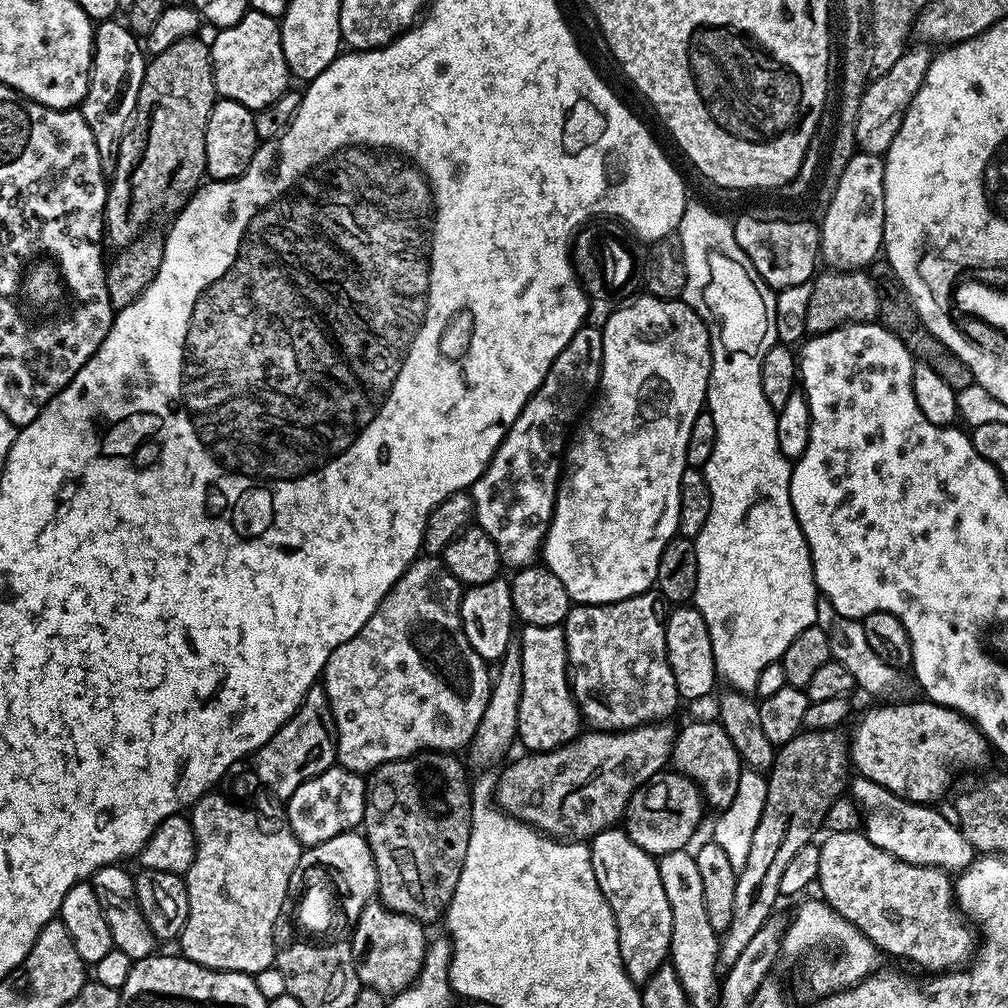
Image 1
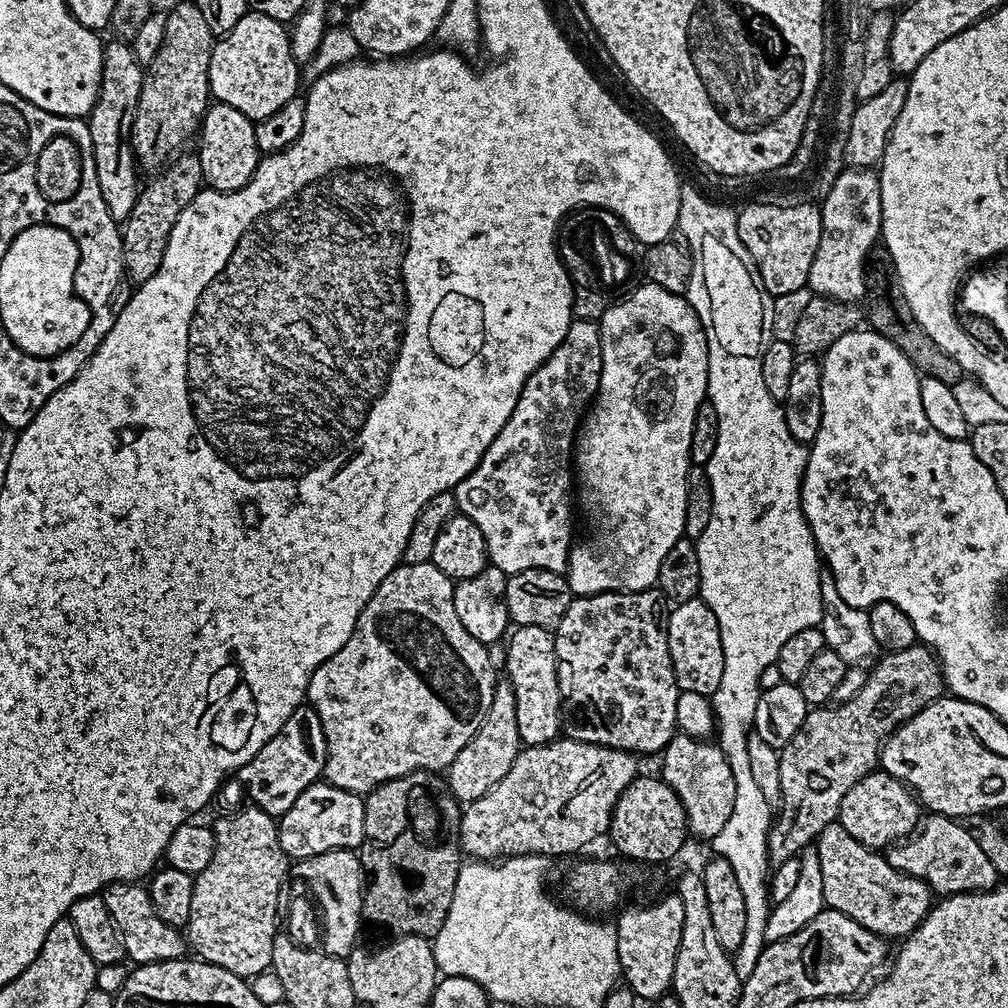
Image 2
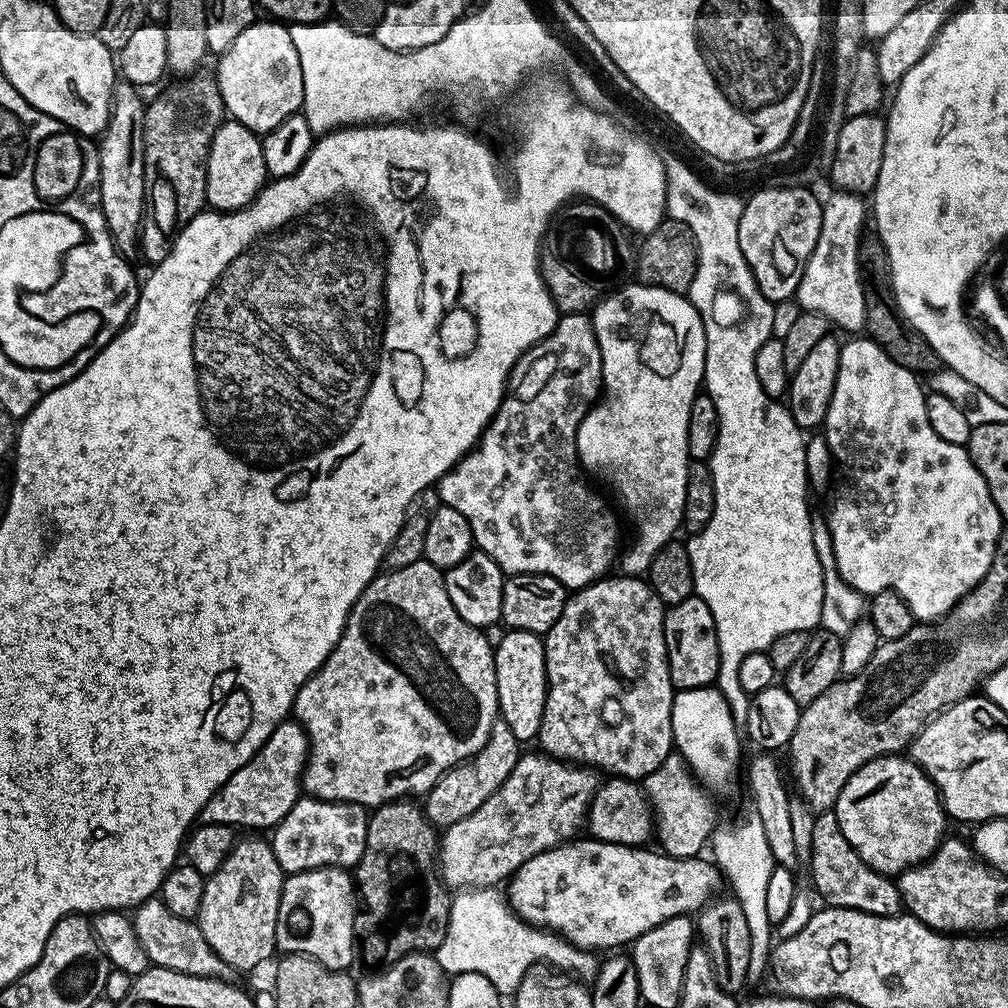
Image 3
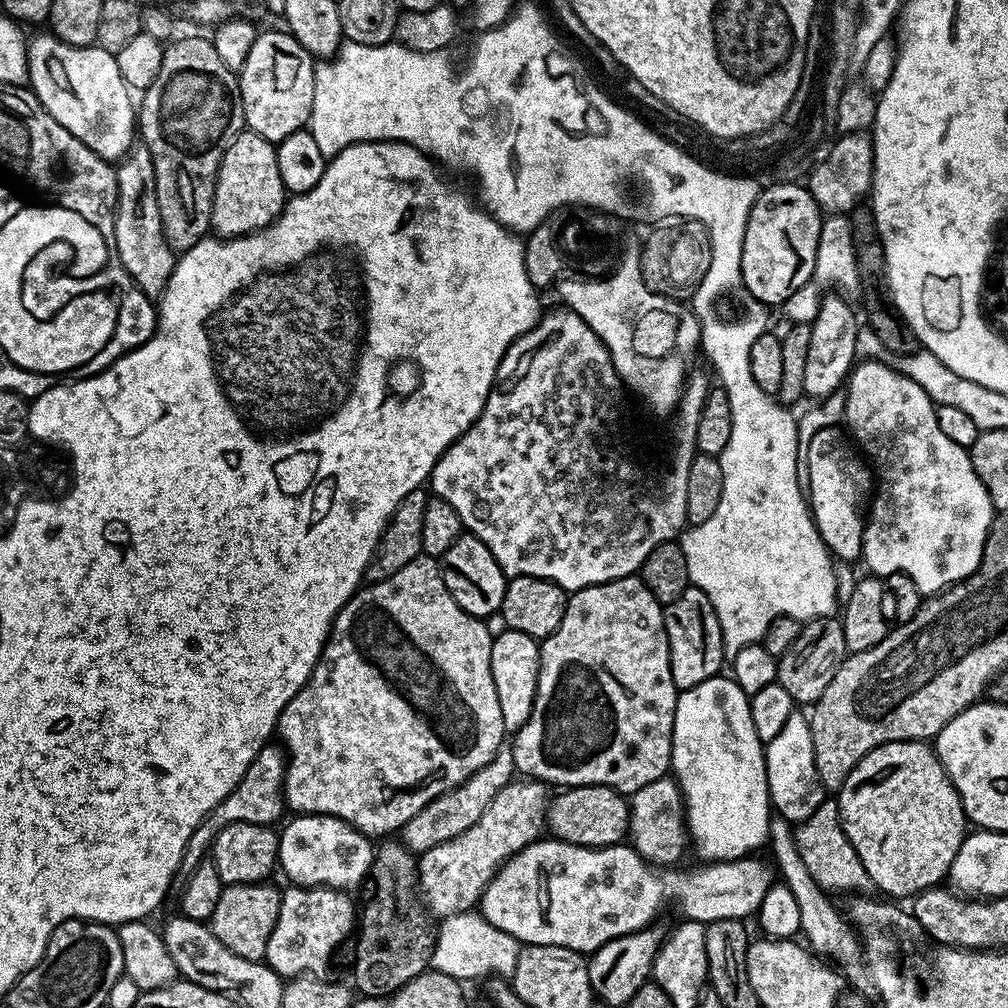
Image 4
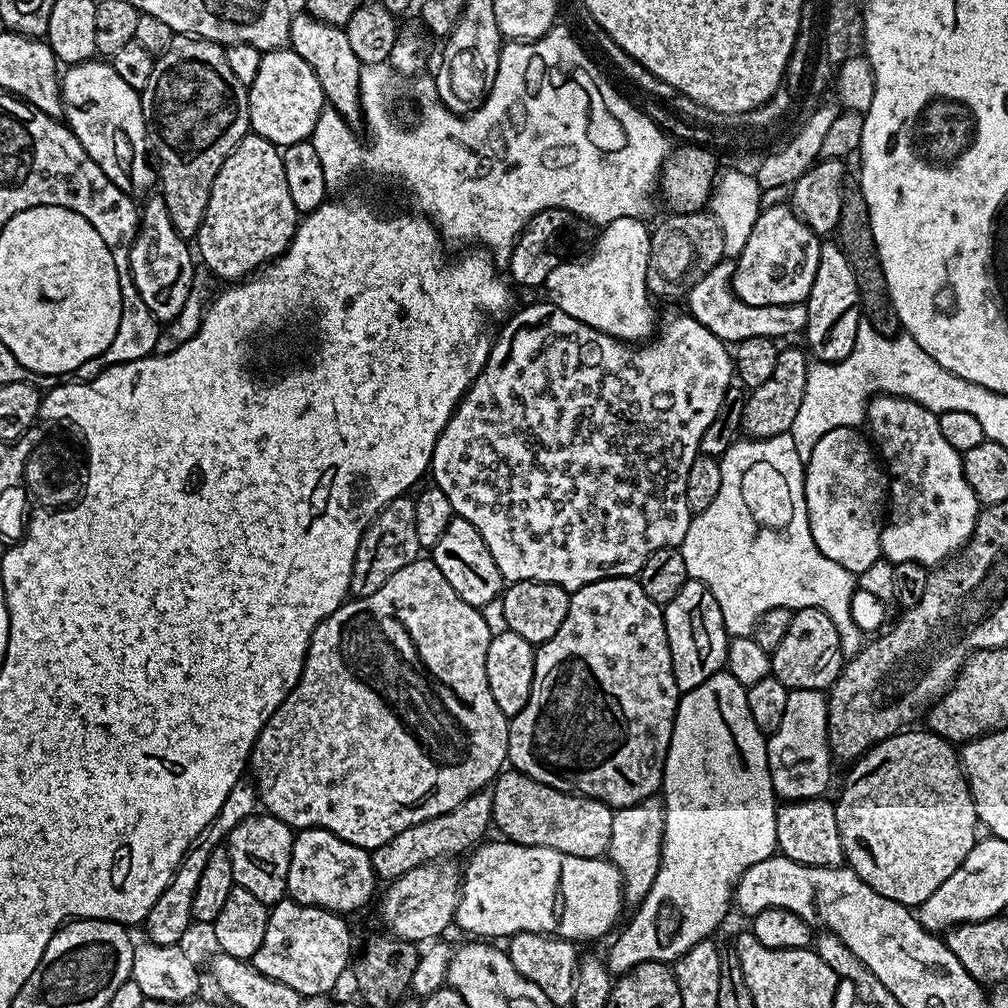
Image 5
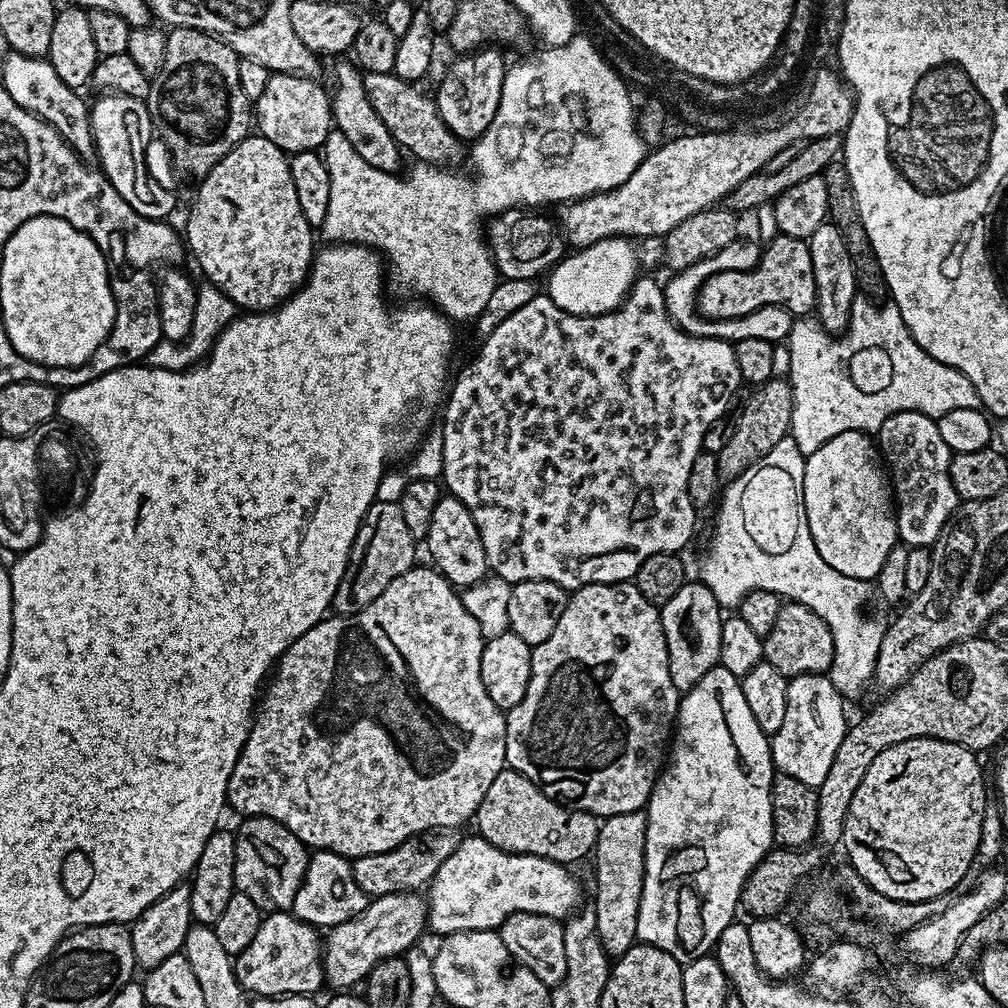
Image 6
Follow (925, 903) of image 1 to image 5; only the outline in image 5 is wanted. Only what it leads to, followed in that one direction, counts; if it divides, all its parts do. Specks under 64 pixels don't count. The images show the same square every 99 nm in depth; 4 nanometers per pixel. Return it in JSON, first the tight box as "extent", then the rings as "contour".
{"extent":[776,798,845,868],"contour":[[[828,798],[789,800],[776,809],[776,846],[779,855],[806,866],[838,868],[845,863],[835,803]]]}

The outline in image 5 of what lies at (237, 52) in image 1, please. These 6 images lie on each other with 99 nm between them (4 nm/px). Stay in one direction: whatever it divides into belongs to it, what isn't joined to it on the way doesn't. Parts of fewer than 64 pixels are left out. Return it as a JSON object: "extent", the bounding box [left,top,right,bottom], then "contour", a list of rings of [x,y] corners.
{"extent":[247,46,326,150],"contour":[[[288,46],[261,55],[258,74],[254,82],[247,85],[247,90],[251,131],[281,150],[309,139],[326,107],[318,74],[310,70],[310,62],[306,62],[306,58],[302,58]]]}

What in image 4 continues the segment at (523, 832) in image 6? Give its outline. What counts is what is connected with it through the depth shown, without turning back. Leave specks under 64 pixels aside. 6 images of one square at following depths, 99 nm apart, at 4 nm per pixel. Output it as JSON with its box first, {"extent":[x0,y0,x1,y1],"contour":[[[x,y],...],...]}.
{"extent":[546,784,629,848],"contour":[[[587,784],[584,788],[557,792],[560,793],[551,797],[546,817],[547,831],[555,839],[587,848],[608,848],[627,837],[629,801],[625,793],[615,792],[610,786],[601,784]]]}

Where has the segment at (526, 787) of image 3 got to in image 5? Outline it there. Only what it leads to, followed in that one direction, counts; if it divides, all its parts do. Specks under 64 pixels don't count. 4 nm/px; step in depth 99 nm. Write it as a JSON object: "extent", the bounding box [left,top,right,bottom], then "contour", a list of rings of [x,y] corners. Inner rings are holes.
{"extent":[379,858,462,941],"contour":[[[445,858],[434,864],[423,864],[414,870],[406,870],[398,879],[391,881],[379,897],[380,920],[387,931],[400,940],[435,941],[456,919],[456,907],[460,901],[462,872],[455,868],[451,859]],[[436,936],[436,937],[435,937]]]}

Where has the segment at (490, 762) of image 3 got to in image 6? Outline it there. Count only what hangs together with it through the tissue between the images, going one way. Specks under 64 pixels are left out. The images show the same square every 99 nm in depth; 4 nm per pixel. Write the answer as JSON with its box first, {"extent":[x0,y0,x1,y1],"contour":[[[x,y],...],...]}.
{"extent":[352,830,461,898],"contour":[[[452,830],[421,832],[419,836],[411,836],[406,842],[394,846],[394,850],[355,857],[352,860],[354,878],[369,898],[423,889],[431,884],[434,874],[438,874],[438,866],[442,866],[460,845],[461,837],[456,835]]]}

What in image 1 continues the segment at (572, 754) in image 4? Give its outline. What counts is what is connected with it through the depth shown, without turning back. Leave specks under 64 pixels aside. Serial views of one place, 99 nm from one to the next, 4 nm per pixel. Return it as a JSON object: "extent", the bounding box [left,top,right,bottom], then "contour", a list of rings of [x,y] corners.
{"extent":[563,590,681,732],"contour":[[[649,590],[609,604],[578,604],[569,607],[563,622],[568,651],[568,679],[581,717],[601,732],[622,732],[640,724],[664,722],[681,703],[666,650],[666,601],[659,591]]]}

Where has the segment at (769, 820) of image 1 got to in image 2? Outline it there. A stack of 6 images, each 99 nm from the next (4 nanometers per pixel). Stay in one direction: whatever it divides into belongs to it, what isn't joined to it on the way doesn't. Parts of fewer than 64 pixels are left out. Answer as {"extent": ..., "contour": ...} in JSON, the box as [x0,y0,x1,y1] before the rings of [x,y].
{"extent":[768,642,945,865],"contour":[[[917,642],[910,645],[906,650],[901,652],[889,652],[881,655],[881,660],[876,665],[871,665],[868,677],[866,678],[866,686],[862,686],[862,690],[858,690],[858,694],[854,694],[854,698],[850,698],[841,704],[833,703],[831,706],[813,707],[802,722],[802,726],[798,726],[798,734],[794,734],[794,738],[790,738],[790,742],[786,742],[784,748],[779,749],[780,765],[778,771],[782,774],[782,790],[780,791],[780,799],[778,801],[778,815],[775,817],[774,823],[768,829],[768,858],[773,865],[781,864],[787,860],[799,857],[800,853],[805,851],[815,841],[816,837],[822,834],[822,830],[826,826],[837,823],[840,815],[840,807],[842,806],[842,798],[846,798],[846,790],[850,790],[850,786],[854,786],[854,782],[858,782],[862,777],[869,776],[872,771],[880,763],[880,750],[884,747],[884,741],[900,727],[905,724],[914,714],[918,714],[926,706],[930,706],[934,701],[941,699],[945,695],[944,676],[940,672],[940,661],[936,659],[933,649]]]}

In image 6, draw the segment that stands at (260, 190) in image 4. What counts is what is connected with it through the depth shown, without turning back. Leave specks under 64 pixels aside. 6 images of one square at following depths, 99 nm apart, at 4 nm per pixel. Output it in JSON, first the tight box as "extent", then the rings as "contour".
{"extent":[186,134,314,310],"contour":[[[250,134],[242,142],[238,142],[218,161],[206,174],[206,178],[199,181],[196,197],[192,200],[192,209],[188,212],[188,240],[186,236],[186,248],[192,251],[198,267],[204,271],[204,280],[213,284],[215,288],[222,289],[237,306],[244,310],[272,310],[284,303],[301,284],[308,278],[308,272],[312,268],[314,259],[314,247],[312,248],[313,225],[306,222],[306,214],[302,214],[302,206],[298,206],[298,193],[294,190],[294,178],[290,178],[289,157],[274,142],[259,134]]]}

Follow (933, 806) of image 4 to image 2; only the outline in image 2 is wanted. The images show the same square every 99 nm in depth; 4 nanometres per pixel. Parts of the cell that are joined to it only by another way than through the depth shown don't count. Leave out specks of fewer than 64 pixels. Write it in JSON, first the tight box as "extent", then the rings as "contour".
{"extent":[838,770,922,850],"contour":[[[874,770],[869,776],[862,777],[850,790],[846,790],[846,798],[842,798],[838,823],[844,827],[846,834],[858,842],[862,842],[870,849],[884,850],[889,846],[913,835],[917,831],[922,820],[922,808],[913,791],[908,785],[894,778],[883,770]]]}

